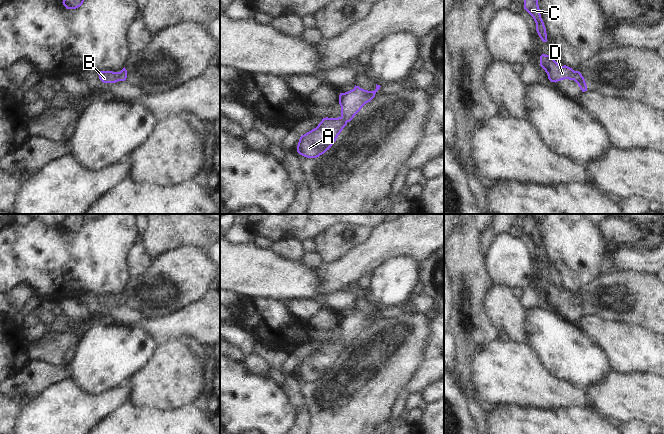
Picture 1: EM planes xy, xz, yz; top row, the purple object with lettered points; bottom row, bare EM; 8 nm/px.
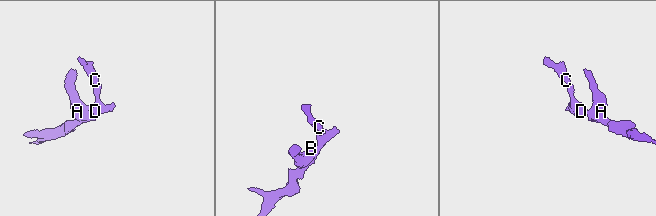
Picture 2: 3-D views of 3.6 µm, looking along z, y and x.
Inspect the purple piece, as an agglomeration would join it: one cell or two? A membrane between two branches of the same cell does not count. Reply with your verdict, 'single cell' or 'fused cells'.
single cell

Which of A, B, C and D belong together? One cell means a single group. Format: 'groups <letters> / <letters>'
groups A B C D

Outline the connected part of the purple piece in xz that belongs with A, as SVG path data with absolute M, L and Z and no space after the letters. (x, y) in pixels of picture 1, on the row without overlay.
M376 308L374 315L368 315L355 309L352 314L340 317L341 340L323 342L316 352L302 359L297 369L297 376L307 382L317 382L324 378L334 368L347 347L375 321L380 311Z

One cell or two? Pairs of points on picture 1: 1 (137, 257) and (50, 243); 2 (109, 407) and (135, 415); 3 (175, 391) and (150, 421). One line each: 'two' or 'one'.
1: two
2: two
3: two

